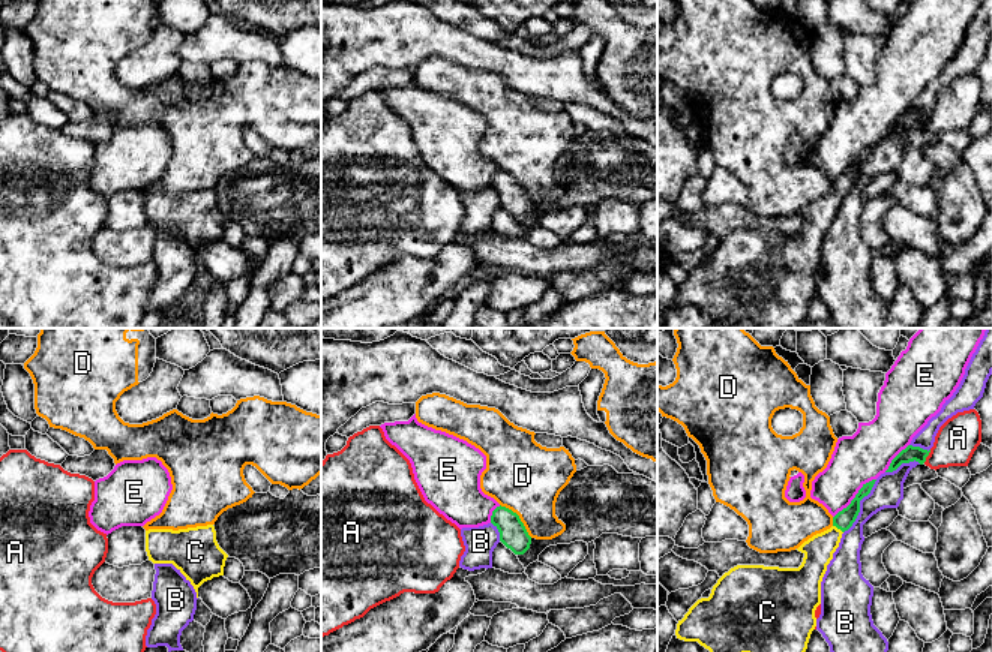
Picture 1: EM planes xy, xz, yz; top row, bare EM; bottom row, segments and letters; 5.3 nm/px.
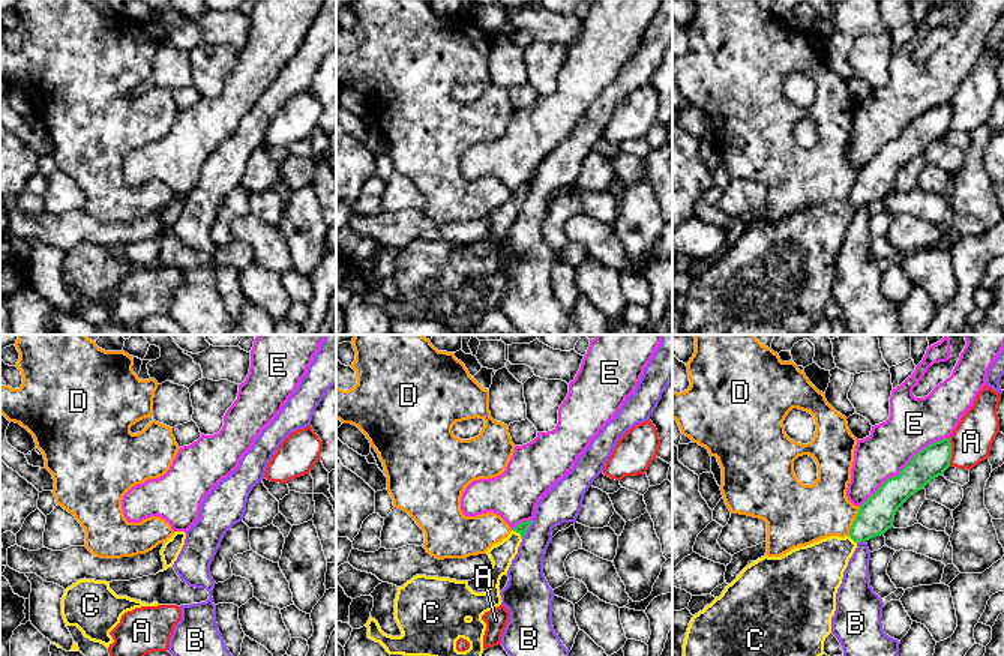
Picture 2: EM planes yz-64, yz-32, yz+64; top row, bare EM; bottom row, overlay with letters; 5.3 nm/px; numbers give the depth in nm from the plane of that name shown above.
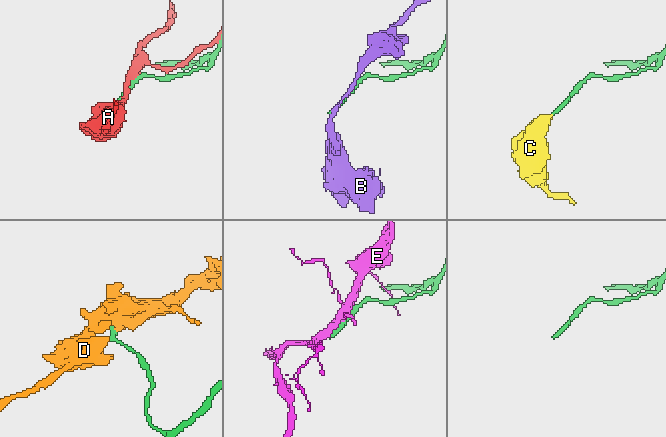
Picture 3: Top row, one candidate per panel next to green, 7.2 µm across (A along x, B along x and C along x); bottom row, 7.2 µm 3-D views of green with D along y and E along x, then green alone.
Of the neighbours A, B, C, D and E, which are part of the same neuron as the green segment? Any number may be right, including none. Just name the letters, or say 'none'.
C

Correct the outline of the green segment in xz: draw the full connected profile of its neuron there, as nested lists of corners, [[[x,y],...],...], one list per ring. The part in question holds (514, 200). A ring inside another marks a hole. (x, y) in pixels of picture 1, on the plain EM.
[[[497,171],[492,175],[491,187],[500,196],[500,205],[510,213],[515,219],[524,219],[531,208],[531,201],[528,199],[519,180],[506,171]]]

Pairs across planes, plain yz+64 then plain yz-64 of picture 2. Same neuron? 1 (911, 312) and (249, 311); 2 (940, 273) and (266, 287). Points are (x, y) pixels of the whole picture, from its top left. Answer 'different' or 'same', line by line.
1: same
2: same

